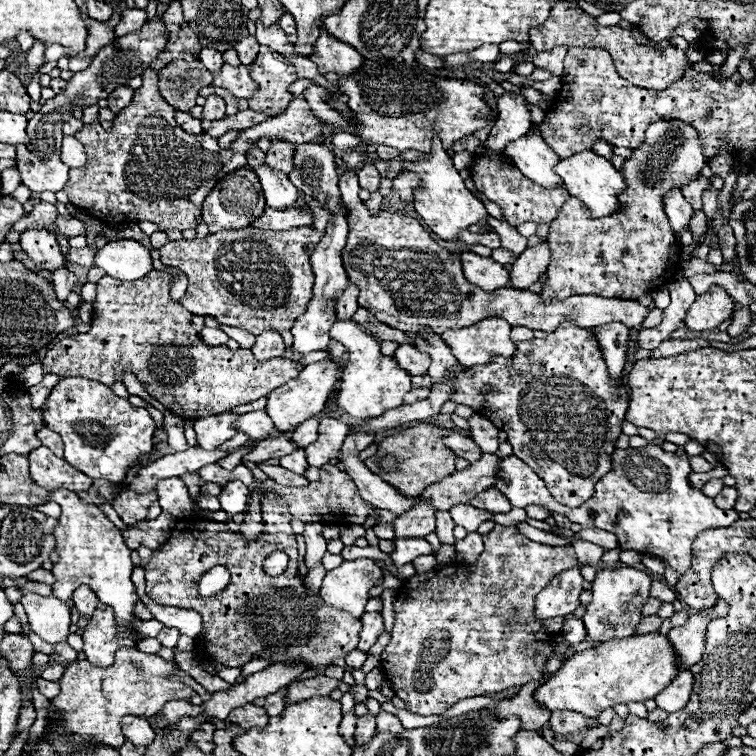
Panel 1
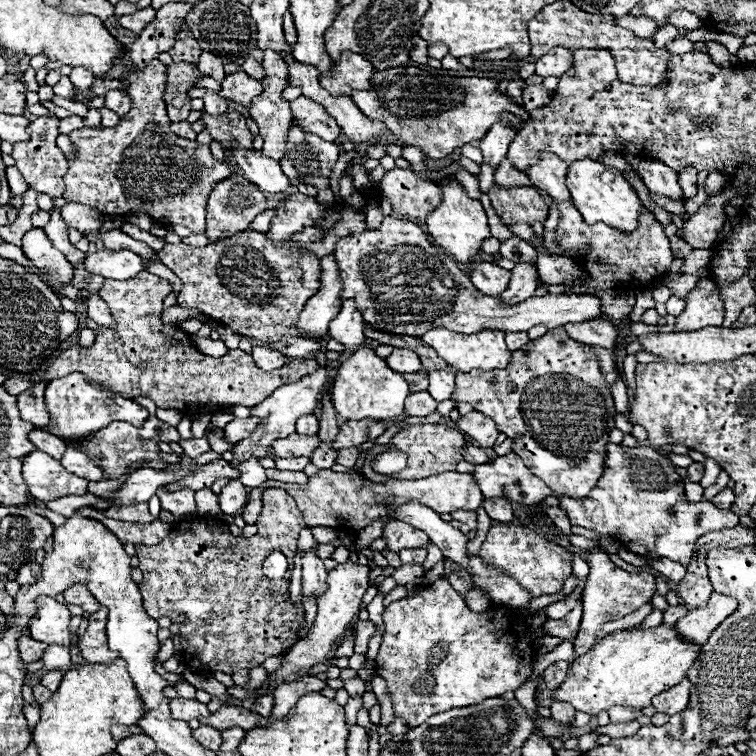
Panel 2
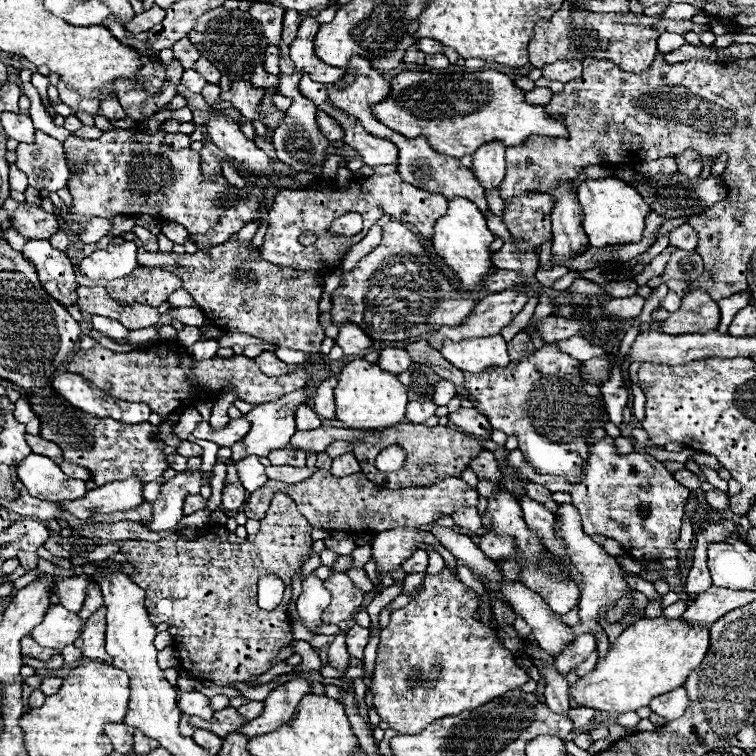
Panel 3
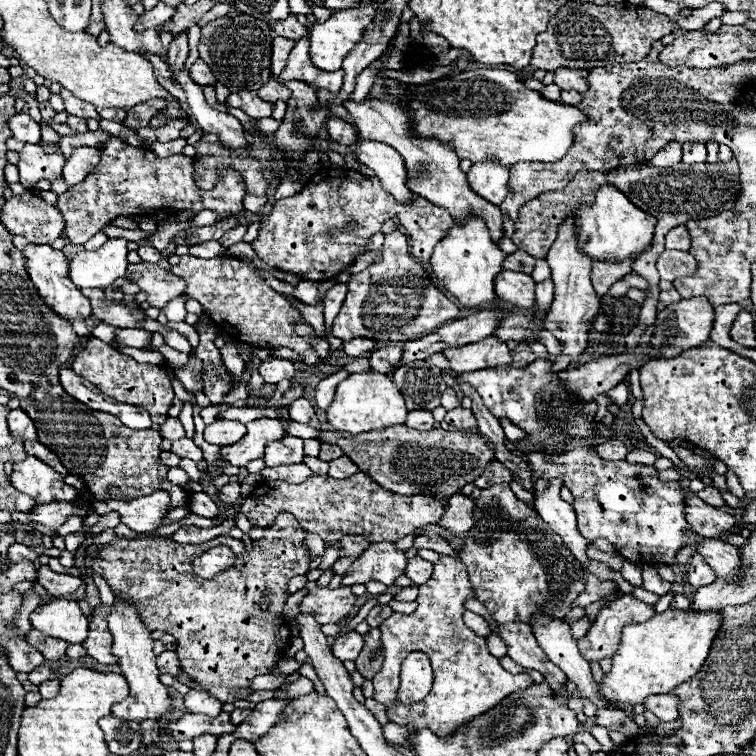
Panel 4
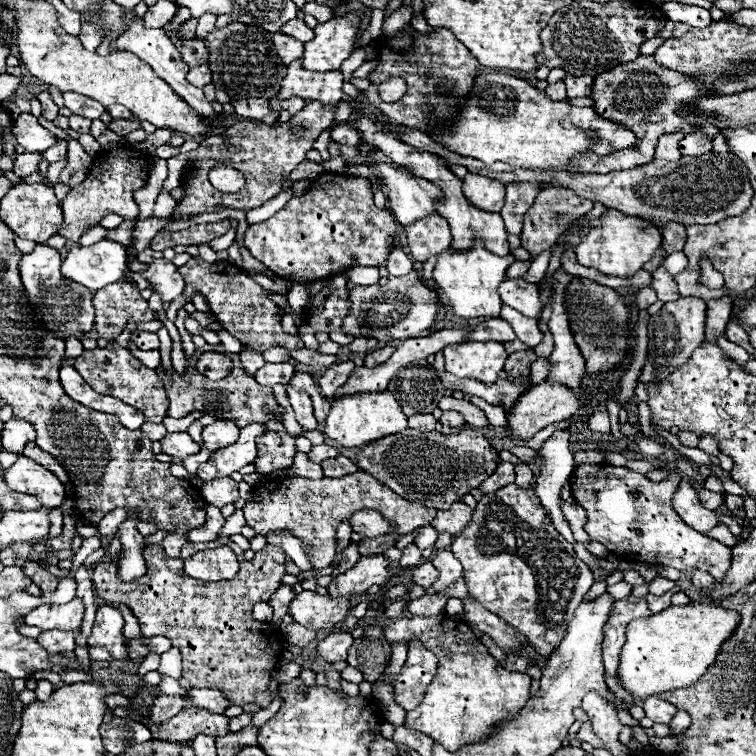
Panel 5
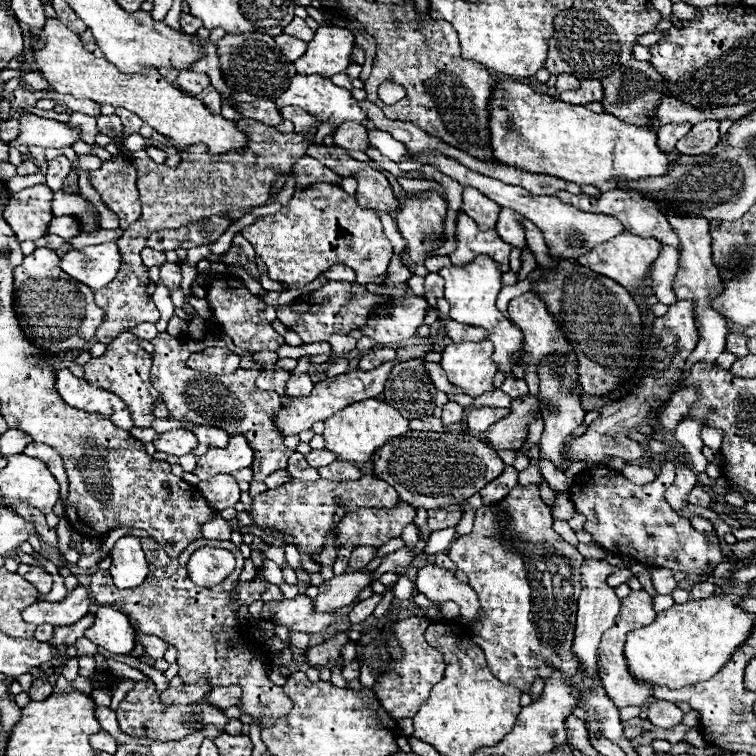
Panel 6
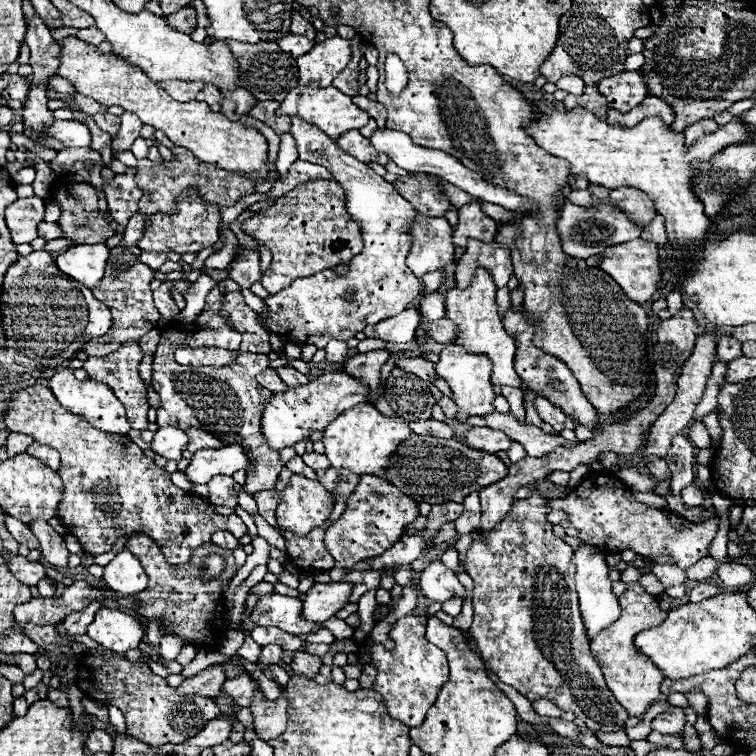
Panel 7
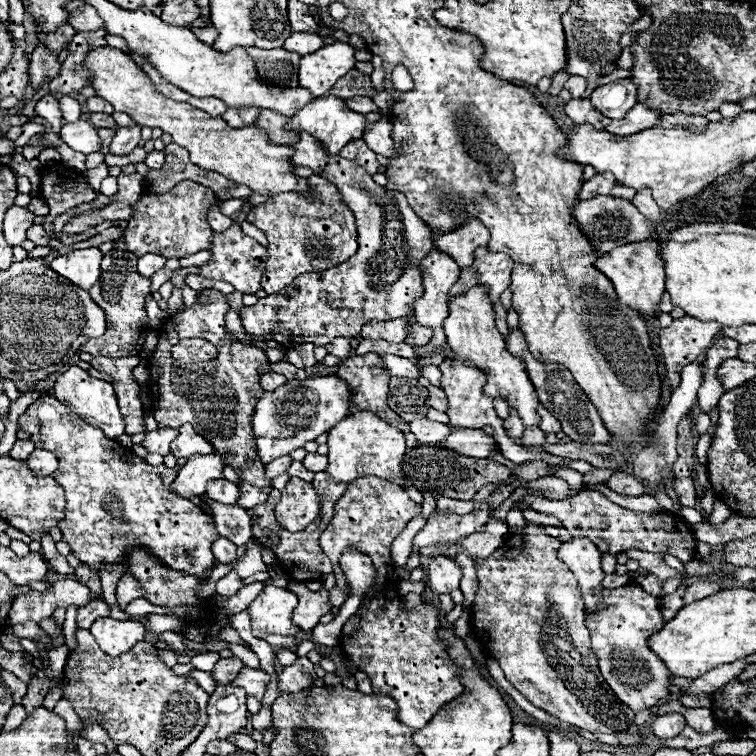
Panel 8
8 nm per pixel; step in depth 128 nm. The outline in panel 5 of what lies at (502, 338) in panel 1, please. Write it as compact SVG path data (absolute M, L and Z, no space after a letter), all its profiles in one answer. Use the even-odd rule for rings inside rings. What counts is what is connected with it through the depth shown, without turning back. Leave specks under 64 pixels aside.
M452 344L444 348L446 372L492 386L508 358L504 344Z

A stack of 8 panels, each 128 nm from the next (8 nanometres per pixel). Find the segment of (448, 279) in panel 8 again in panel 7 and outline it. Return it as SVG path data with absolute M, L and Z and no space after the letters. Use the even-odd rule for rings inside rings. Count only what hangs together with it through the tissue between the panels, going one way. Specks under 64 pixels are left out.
M416 214L410 224L410 234L414 238L410 256L406 260L408 268L422 278L428 272L446 272L448 264L454 264L454 244L452 226L446 218L430 218ZM432 292L432 294L424 294L418 306L420 314L422 314L422 322L434 322L438 318L444 318L444 294L442 292Z

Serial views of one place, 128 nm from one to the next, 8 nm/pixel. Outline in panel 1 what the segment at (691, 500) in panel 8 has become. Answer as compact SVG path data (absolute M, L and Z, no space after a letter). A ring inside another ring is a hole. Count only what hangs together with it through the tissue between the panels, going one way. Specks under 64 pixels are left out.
M724 486L724 488L722 488L722 492L714 498L714 502L716 502L716 506L718 506L718 508L728 510L728 508L734 508L736 498L738 498L736 488L728 488L728 486Z

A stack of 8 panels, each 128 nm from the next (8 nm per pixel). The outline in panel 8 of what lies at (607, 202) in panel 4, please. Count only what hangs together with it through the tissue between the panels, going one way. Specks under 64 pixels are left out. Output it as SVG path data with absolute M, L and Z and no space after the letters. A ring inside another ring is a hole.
M654 240L628 244L626 248L614 248L614 252L602 254L594 266L600 272L604 272L606 278L614 284L620 304L626 304L632 310L640 312L640 316L644 320L658 318L658 314L662 314L658 310L658 306L660 306L660 300L666 292L666 288L664 288L666 272L664 272L662 260L658 258L658 244Z

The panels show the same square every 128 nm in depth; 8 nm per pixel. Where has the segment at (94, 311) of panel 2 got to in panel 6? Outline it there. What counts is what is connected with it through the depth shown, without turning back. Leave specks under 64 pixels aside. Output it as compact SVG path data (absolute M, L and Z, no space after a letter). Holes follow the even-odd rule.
M166 332L158 334L154 340L154 358L152 358L152 370L150 380L152 386L158 390L162 400L168 406L168 416L180 422L190 424L204 424L214 426L230 436L242 434L250 448L254 450L254 480L264 482L270 474L276 470L284 470L288 464L288 458L292 450L288 450L282 444L282 436L276 432L276 426L272 424L272 414L276 408L280 408L280 396L276 392L262 392L254 388L254 380L263 370L262 366L254 361L254 354L244 352L240 356L238 372L232 372L230 376L214 376L204 372L194 372L186 368L186 340L174 338Z

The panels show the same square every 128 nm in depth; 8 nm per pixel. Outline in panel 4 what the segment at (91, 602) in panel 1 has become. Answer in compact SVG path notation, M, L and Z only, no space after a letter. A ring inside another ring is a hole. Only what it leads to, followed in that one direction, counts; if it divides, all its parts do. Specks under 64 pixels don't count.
M40 566L38 568L38 578L36 582L52 596L66 596L78 590L80 578L78 576L68 576L68 574L58 574L52 572L50 566Z

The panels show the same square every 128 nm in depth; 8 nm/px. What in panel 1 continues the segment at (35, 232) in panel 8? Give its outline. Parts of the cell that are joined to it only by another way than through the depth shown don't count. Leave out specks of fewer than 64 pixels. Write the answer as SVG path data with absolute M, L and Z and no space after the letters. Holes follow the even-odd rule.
M146 68L142 74L142 86L134 90L130 106L116 114L110 130L94 128L92 124L84 126L74 136L84 144L88 154L82 168L70 168L68 172L70 180L64 192L74 206L108 224L148 220L162 230L186 230L198 228L202 202L208 192L226 174L246 166L246 152L256 146L260 136L304 144L318 138L326 140L332 136L332 126L322 124L304 98L294 98L282 116L242 130L228 150L220 150L216 138L188 134L176 126L174 108L170 108L158 92L158 70Z

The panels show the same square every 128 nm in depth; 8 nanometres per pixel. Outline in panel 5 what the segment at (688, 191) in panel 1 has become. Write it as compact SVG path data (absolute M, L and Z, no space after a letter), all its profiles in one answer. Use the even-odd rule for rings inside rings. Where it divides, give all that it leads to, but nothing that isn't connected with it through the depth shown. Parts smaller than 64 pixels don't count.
M694 130L690 134L684 136L684 140L680 142L680 152L686 156L700 156L712 150L712 138L708 138L702 130Z

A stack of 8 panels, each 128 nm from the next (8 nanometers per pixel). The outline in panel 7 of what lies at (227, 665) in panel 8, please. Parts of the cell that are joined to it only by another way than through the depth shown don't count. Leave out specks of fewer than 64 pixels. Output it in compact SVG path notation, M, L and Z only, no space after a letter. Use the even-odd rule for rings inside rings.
M214 664L206 670L198 672L196 676L188 678L186 682L182 682L182 686L178 686L178 690L184 694L200 694L206 698L214 698L222 690L224 682L226 682L226 674L224 674L222 664Z

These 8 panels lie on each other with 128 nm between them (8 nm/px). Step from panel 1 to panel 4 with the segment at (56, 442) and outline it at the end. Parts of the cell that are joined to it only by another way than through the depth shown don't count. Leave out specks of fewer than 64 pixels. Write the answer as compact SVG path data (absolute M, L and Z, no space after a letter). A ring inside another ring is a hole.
M26 440L24 442L24 450L26 450L26 454L30 454L30 456L36 456L38 460L42 460L44 464L48 464L48 466L52 466L56 472L60 472L62 476L66 476L68 472L66 472L66 468L60 464L60 460L56 458L56 454L52 454L44 444L40 444L40 442L30 442L30 440Z

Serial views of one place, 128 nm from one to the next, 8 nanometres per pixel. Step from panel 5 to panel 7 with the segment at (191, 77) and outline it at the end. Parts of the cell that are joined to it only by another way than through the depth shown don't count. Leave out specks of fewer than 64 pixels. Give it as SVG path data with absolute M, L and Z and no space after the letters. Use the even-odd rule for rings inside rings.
M156 82L162 90L166 90L178 102L190 102L194 96L204 88L204 84L190 84L190 82Z

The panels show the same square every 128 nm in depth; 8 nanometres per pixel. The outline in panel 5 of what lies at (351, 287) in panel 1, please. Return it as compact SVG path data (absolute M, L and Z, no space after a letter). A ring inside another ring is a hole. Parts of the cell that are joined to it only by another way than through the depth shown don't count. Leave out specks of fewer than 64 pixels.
M356 338L356 340L350 344L350 350L352 350L352 352L368 352L368 350L374 350L376 346L378 346L378 340Z

